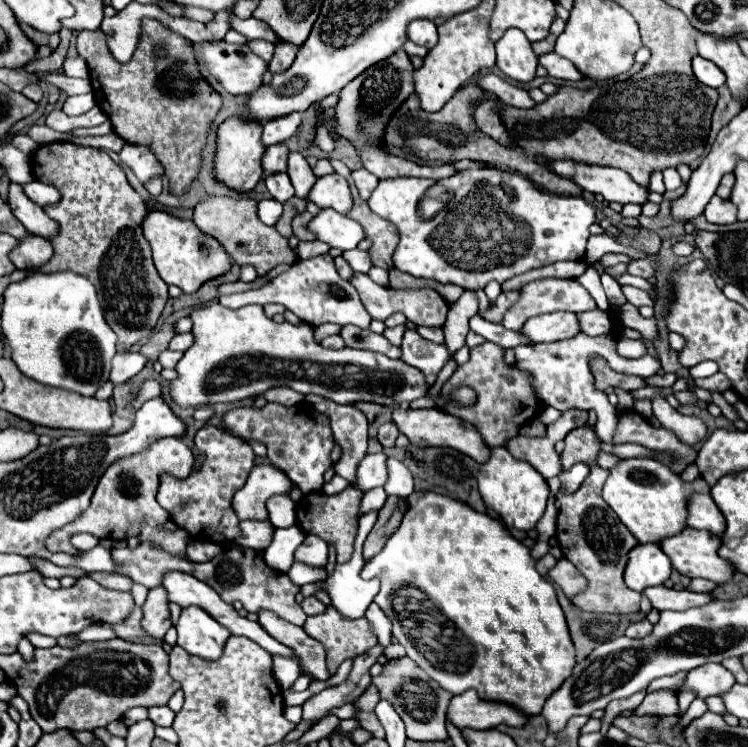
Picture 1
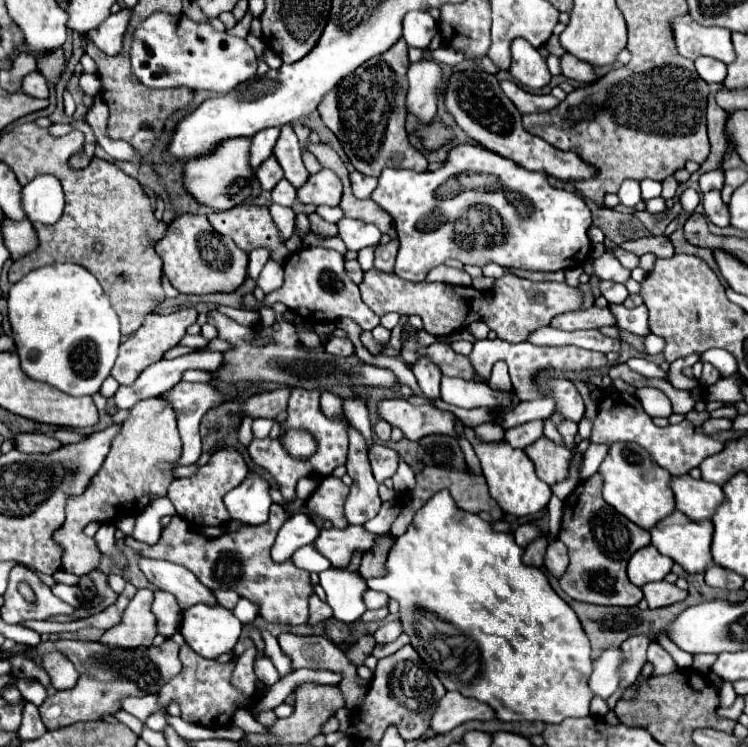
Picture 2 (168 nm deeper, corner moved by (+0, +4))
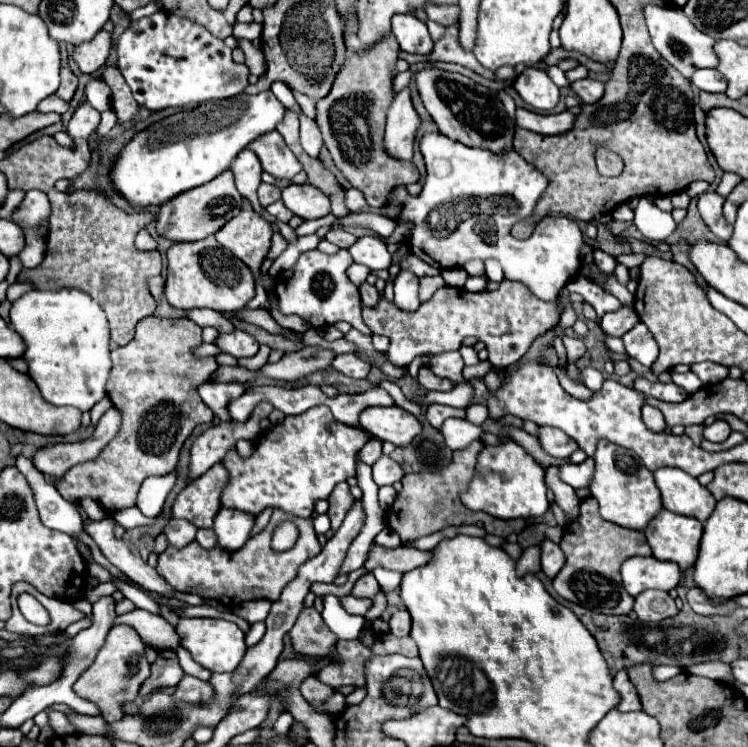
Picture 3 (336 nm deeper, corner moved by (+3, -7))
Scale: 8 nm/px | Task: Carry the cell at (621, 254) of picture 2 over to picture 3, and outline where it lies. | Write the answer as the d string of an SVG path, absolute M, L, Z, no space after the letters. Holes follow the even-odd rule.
M593 249L593 259L595 259L597 267L599 267L601 271L605 271L605 273L613 273L615 267L617 267L617 259L615 259L613 255L601 251L601 249Z

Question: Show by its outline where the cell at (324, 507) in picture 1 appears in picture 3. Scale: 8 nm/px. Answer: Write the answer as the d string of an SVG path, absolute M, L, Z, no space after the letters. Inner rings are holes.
M339 483L339 485L333 489L333 493L329 495L327 501L329 501L329 511L327 511L327 515L329 515L329 519L331 519L331 529L337 531L337 529L341 527L347 511L349 511L349 507L351 507L353 501L355 501L353 495L349 493L349 485L347 485L347 483Z

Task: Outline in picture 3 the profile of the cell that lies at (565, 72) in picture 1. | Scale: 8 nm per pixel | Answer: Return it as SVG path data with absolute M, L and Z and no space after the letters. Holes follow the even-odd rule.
M585 77L585 79L579 79L579 81L571 83L571 89L575 91L575 95L583 103L595 103L603 95L603 83L601 81L595 81L591 77Z

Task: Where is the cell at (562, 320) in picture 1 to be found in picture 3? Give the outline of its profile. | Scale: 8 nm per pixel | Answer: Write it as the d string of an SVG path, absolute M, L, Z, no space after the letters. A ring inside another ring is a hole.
M621 307L615 313L605 313L601 317L601 329L603 333L611 335L611 337L621 337L625 335L625 331L629 331L629 327L633 327L633 323L637 323L639 317L635 315L633 307Z

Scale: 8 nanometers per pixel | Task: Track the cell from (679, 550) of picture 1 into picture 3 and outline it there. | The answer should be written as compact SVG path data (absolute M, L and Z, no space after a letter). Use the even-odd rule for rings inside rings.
M663 509L643 533L653 557L659 561L673 561L681 567L681 571L695 565L703 535L703 525L697 523L697 519L673 515Z

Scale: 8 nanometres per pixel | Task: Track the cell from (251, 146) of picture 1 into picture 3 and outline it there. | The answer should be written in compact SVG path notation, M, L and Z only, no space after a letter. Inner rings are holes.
M223 171L221 175L217 175L217 179L211 179L209 183L195 187L193 191L183 191L181 195L175 195L167 203L163 203L157 219L157 231L171 241L205 239L241 211L241 201L243 197L235 187L233 171Z

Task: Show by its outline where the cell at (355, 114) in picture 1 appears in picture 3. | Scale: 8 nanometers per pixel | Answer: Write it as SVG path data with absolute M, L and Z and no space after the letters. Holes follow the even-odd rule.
M391 35L389 39L383 39L383 43L377 43L369 55L363 55L361 59L349 59L349 63L339 71L331 91L327 97L317 101L317 117L315 123L319 123L323 141L337 165L337 169L345 175L345 179L351 181L353 187L365 193L365 199L369 207L383 207L387 203L387 195L395 185L409 185L419 181L419 171L411 161L401 161L395 157L389 157L385 147L383 147L383 133L385 133L385 119L387 119L387 109L393 103L393 79L397 75L397 65L399 61L399 43Z

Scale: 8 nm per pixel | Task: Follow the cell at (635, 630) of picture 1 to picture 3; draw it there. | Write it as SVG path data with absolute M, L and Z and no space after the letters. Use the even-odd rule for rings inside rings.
M627 669L617 671L617 675L613 677L613 687L619 693L619 705L615 707L617 711L637 711L637 709L641 709L641 703L637 699L637 691L635 691L633 683L629 681Z

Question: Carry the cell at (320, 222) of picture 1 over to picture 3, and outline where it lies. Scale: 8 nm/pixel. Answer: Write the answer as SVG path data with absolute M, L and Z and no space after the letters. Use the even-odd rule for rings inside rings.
M359 237L347 251L355 263L367 265L369 269L389 269L391 265L391 253L377 237Z

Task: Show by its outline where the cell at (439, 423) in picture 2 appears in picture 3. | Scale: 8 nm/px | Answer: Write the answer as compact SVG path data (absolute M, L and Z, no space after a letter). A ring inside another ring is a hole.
M401 407L365 409L359 421L369 435L381 441L391 441L397 447L407 447L421 433L421 423Z

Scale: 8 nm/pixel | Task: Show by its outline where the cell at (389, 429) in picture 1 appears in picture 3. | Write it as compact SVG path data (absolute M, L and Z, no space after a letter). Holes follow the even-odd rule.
M371 437L365 445L363 445L363 449L359 451L359 457L367 463L367 465L373 465L379 457L381 457L381 441L377 439L377 437Z

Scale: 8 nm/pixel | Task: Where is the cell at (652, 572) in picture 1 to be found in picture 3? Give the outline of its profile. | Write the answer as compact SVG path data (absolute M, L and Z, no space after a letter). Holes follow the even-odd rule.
M633 557L623 563L621 577L625 591L637 597L645 589L673 589L679 583L681 569L677 563L659 561L655 557Z

